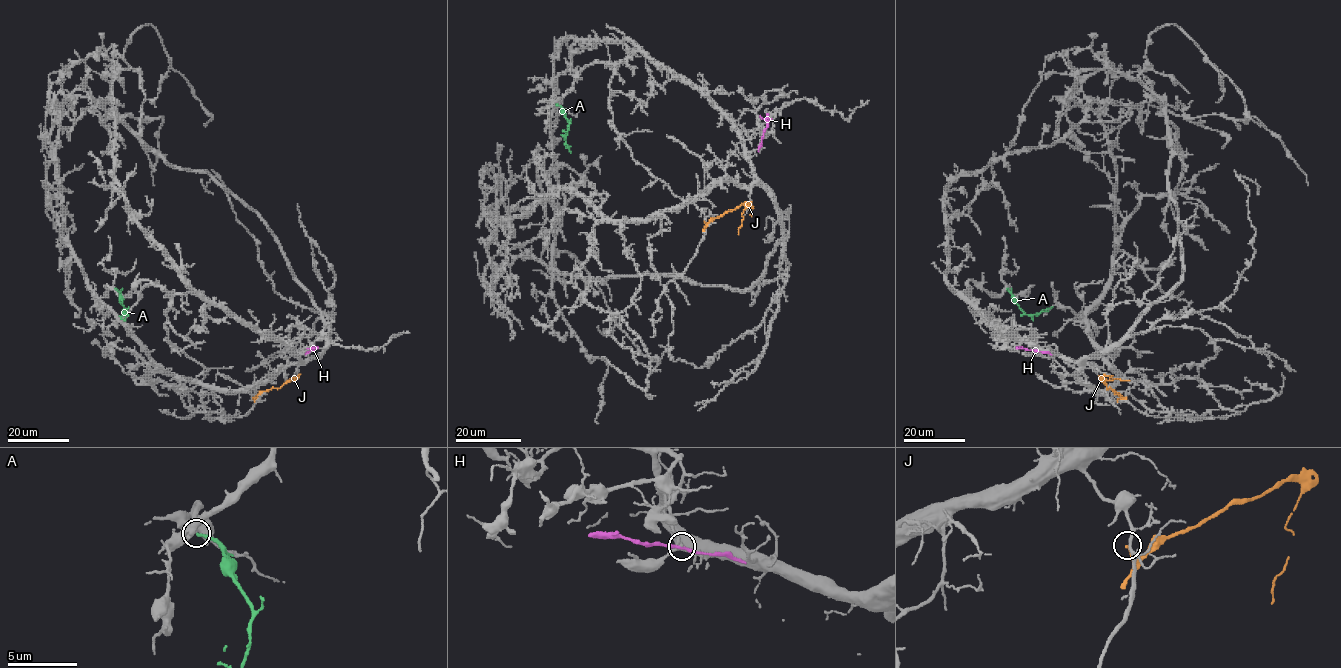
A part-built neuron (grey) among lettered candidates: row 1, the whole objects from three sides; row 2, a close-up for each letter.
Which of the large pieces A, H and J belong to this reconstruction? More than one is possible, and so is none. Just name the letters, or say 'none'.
A

